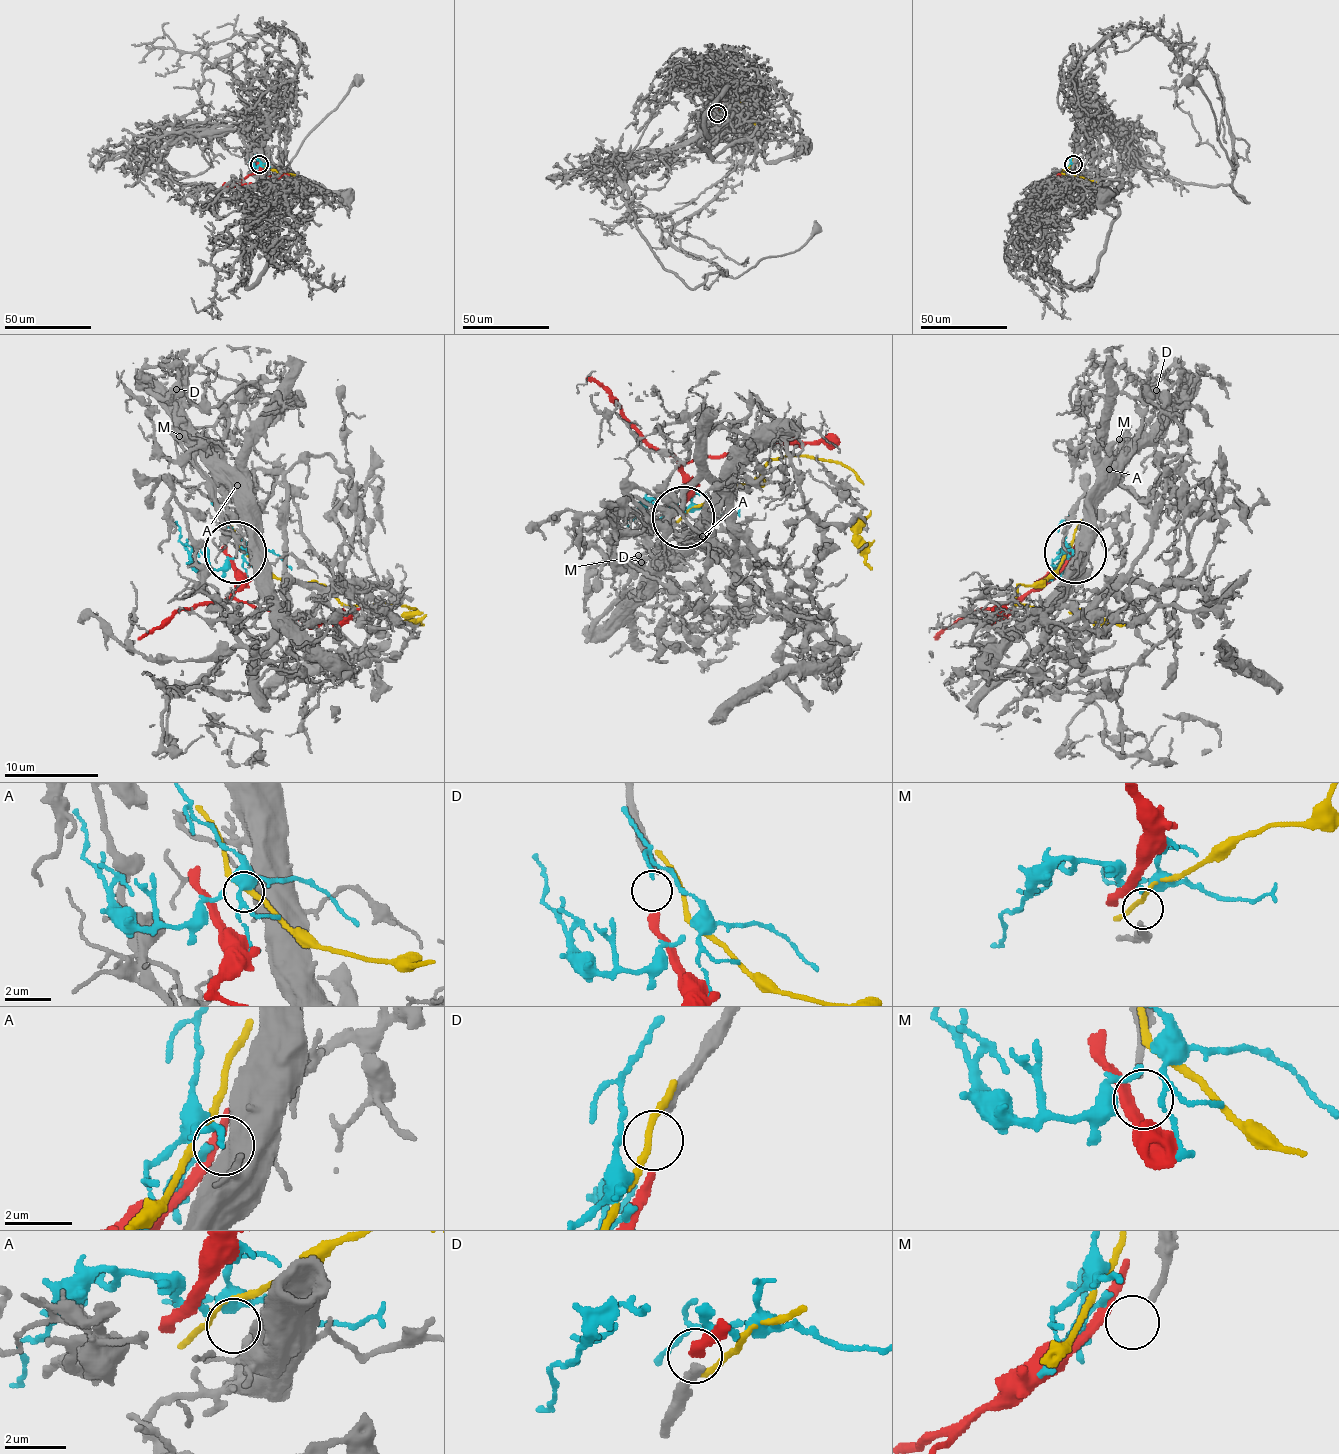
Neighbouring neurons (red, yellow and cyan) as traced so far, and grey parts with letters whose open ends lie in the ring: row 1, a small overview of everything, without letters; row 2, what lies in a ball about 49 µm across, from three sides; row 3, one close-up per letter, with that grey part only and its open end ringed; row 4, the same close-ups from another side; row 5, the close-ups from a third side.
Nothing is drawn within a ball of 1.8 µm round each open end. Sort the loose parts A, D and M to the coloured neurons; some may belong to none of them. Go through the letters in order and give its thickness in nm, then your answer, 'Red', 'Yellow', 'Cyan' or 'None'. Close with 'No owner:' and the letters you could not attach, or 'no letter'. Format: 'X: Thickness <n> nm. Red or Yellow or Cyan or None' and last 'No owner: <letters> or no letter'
A: Thickness 500 nm. Cyan
D: Thickness 300 nm. Red
M: Thickness 200 nm. None
No owner: M

